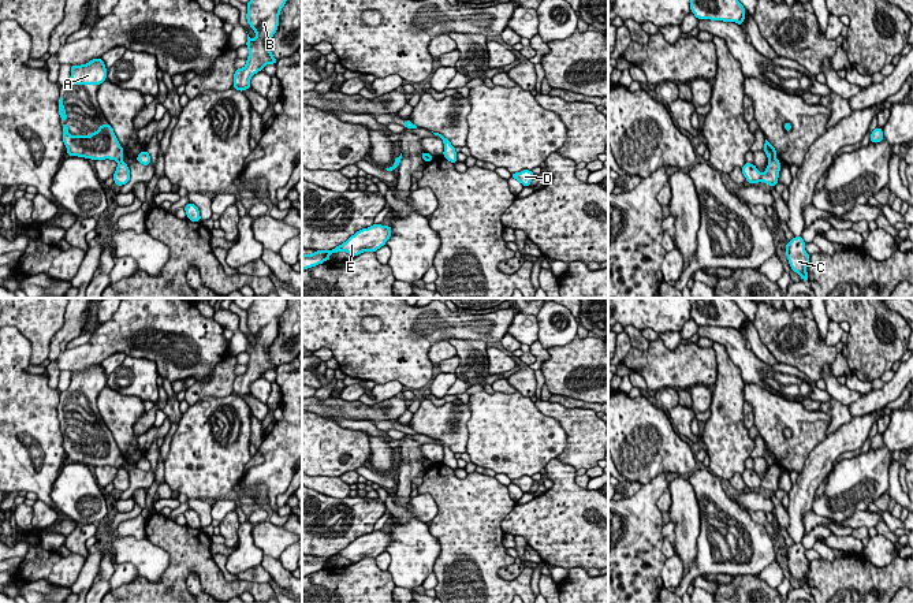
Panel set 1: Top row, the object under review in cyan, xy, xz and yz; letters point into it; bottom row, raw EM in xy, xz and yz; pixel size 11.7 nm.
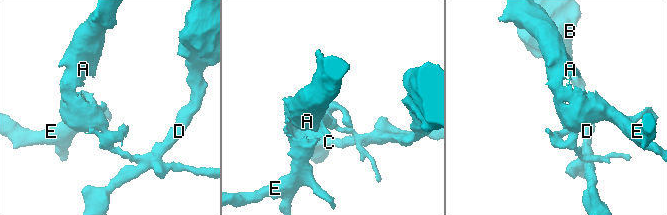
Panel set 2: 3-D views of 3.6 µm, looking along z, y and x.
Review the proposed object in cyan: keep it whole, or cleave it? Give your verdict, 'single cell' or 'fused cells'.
fused cells

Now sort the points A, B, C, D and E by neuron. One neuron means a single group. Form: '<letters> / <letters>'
A E / B C D

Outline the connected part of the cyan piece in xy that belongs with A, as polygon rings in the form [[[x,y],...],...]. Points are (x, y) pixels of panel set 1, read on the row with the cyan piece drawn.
[[[101,57],[86,64],[71,66],[71,77],[66,85],[101,85],[107,79],[107,71]]]

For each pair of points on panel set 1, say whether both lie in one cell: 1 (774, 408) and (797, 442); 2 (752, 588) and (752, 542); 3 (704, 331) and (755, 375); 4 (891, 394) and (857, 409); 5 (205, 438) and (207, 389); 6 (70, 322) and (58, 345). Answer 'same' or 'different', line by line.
1: same
2: different
3: same
4: same
5: different
6: same

